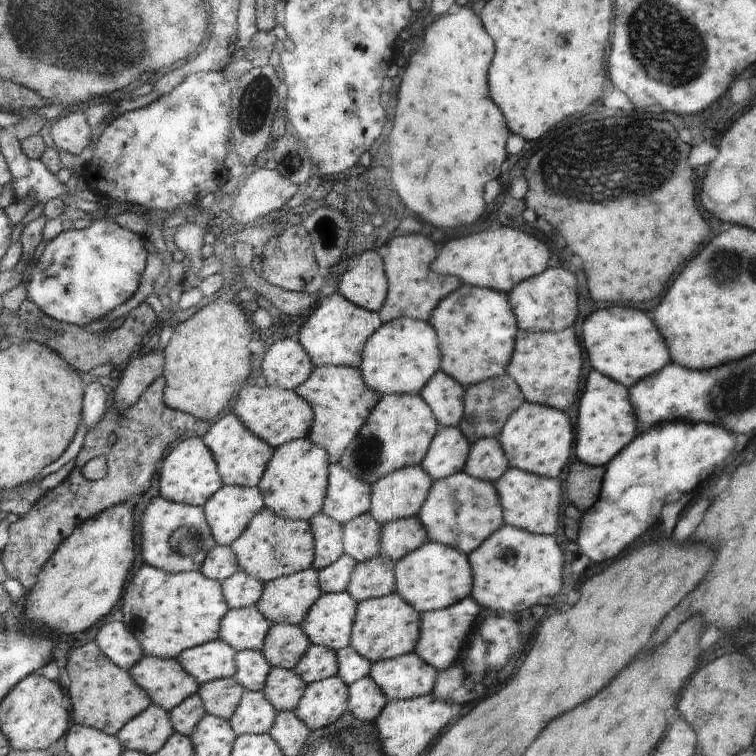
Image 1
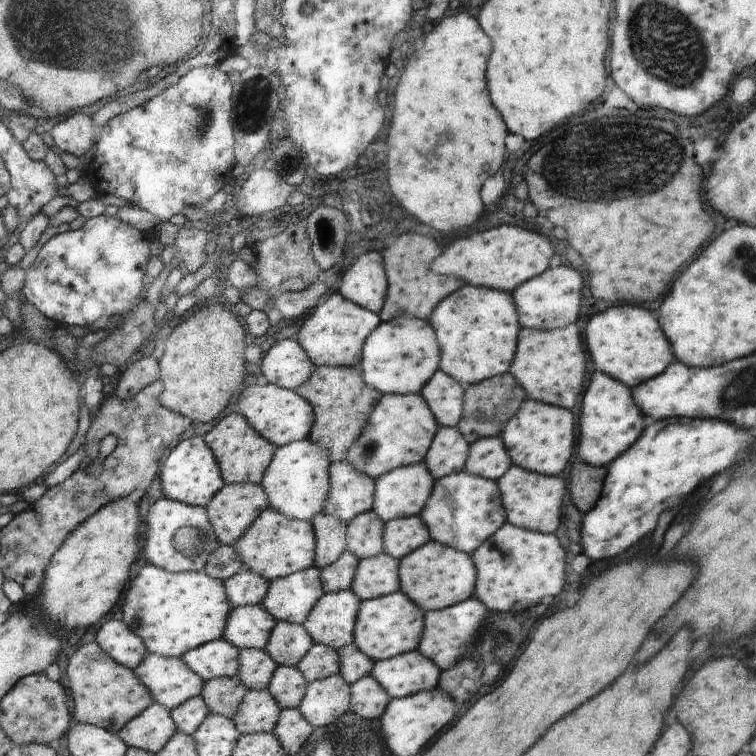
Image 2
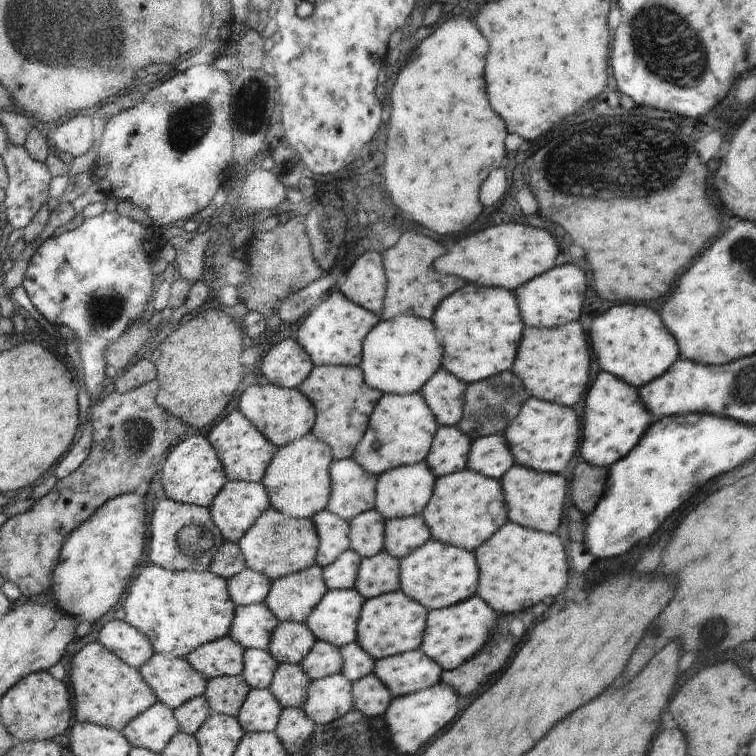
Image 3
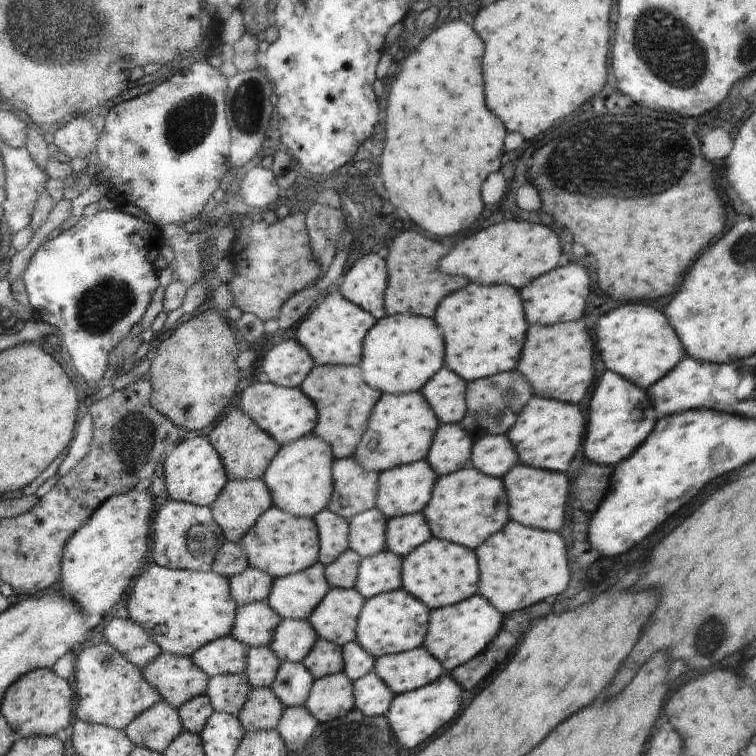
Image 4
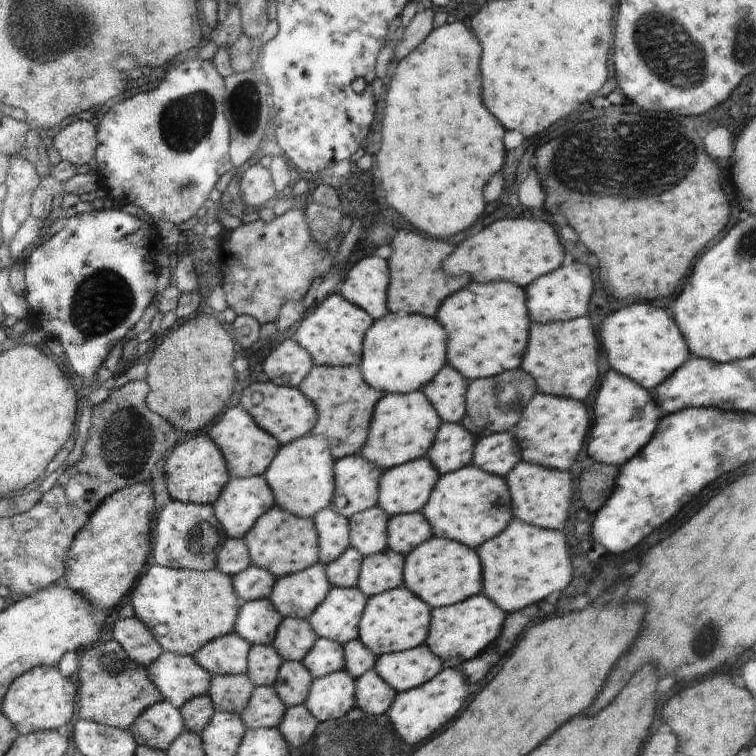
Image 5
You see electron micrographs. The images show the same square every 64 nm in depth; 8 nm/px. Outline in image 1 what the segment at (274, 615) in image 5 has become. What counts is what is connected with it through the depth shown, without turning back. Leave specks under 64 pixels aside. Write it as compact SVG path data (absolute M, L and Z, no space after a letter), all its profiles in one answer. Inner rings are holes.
M256 607L231 609L222 622L221 639L235 651L260 651L272 624Z

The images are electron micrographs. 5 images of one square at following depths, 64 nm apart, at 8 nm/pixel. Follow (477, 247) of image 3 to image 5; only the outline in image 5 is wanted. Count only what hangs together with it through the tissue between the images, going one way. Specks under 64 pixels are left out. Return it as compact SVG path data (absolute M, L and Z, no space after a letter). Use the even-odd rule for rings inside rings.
M514 218L514 220L496 220L478 234L466 238L452 258L448 256L444 264L451 275L467 273L478 283L491 281L509 281L526 288L540 277L558 269L564 260L564 246L560 244L554 228L546 222L534 218Z

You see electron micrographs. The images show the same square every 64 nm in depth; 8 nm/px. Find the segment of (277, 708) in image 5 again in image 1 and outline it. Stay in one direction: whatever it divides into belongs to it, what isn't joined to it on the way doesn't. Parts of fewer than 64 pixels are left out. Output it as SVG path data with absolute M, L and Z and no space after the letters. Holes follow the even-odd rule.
M247 691L232 717L232 730L239 735L243 734L270 734L275 719L278 717L275 706L262 691Z

